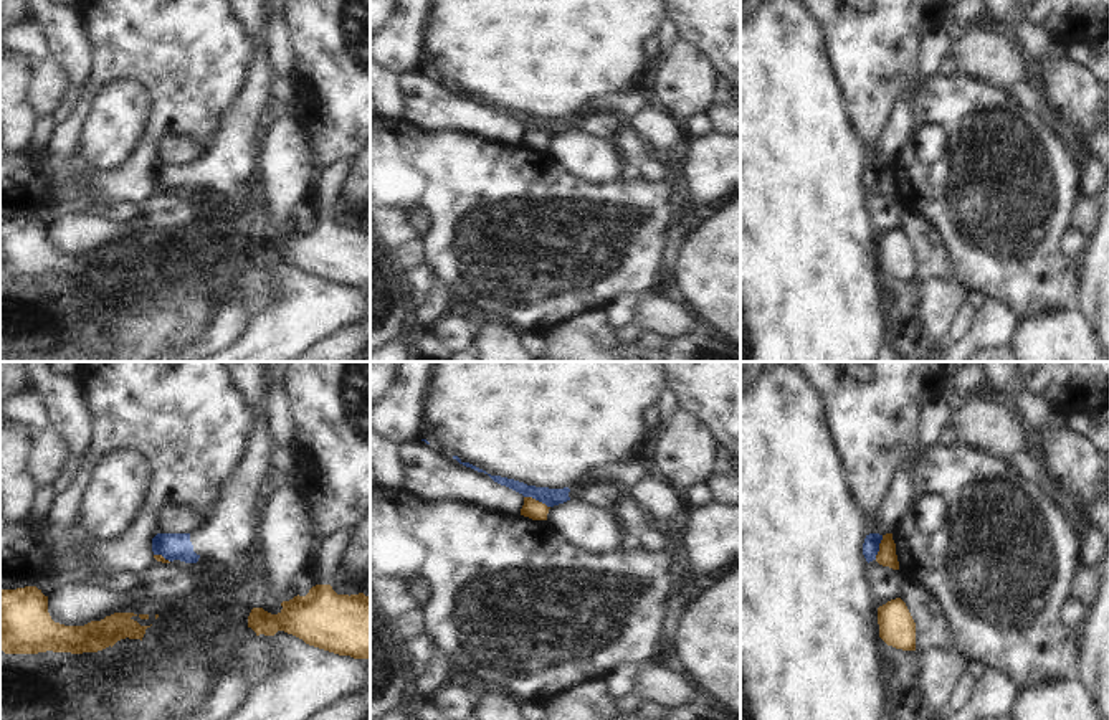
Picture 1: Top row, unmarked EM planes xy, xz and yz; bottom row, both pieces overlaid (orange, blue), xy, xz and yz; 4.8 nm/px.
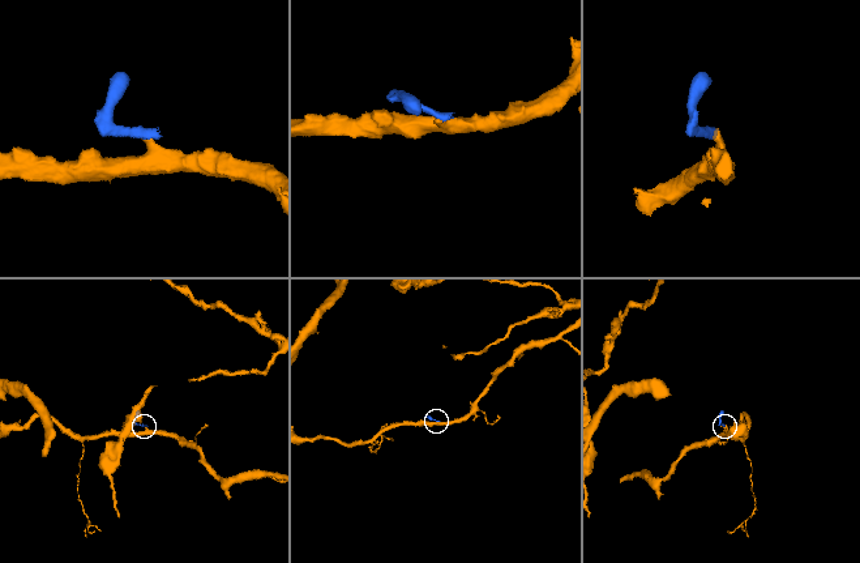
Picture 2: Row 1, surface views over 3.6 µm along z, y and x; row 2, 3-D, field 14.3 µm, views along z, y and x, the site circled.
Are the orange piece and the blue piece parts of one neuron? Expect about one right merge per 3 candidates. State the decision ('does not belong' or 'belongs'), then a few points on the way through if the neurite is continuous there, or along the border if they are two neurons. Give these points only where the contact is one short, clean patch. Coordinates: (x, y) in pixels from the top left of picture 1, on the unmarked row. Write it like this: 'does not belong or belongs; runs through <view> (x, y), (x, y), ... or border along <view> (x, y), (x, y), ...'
does not belong; border along xz (524, 126), (531, 126), (549, 137)

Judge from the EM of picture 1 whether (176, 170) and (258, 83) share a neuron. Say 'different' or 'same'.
same

